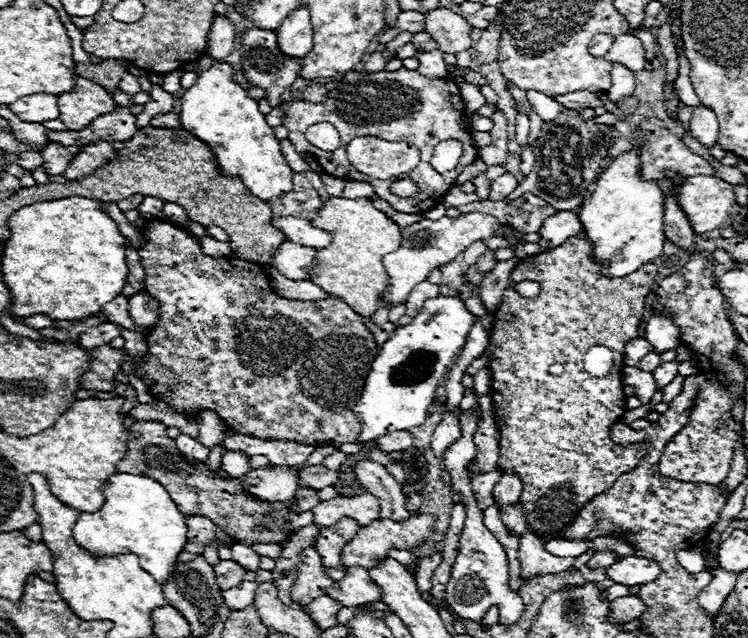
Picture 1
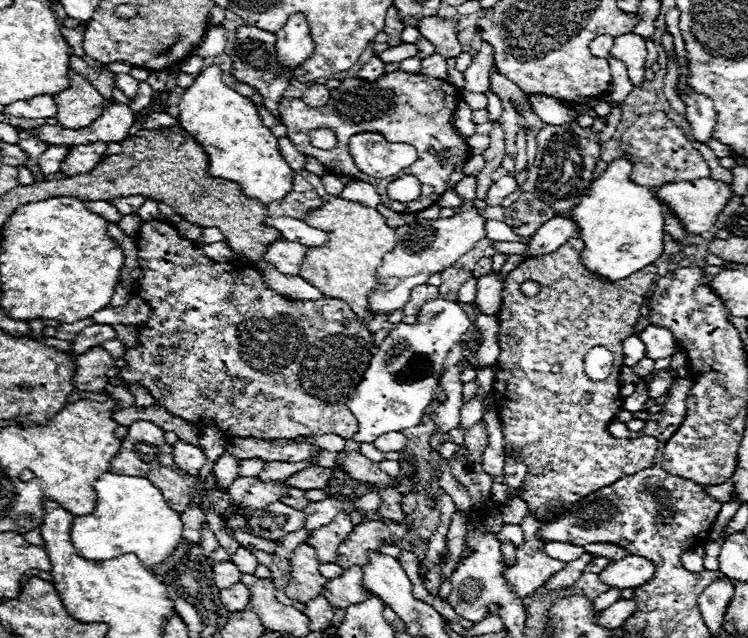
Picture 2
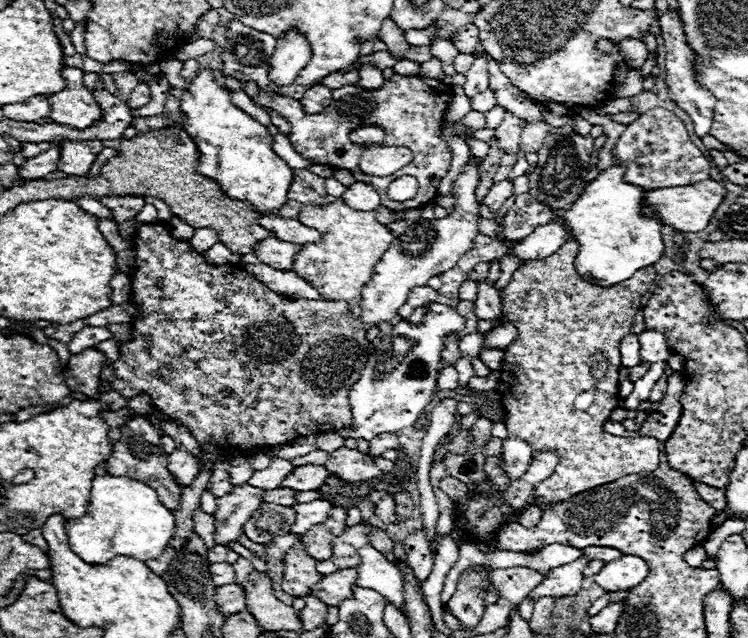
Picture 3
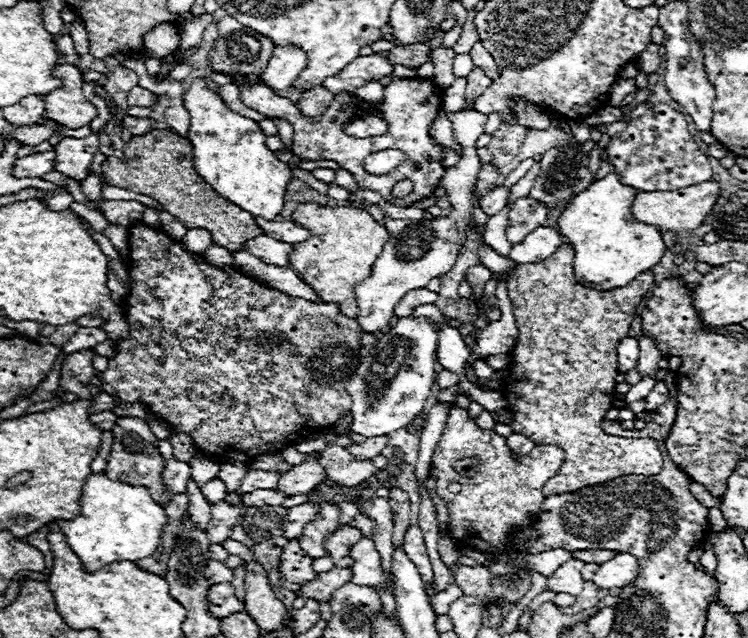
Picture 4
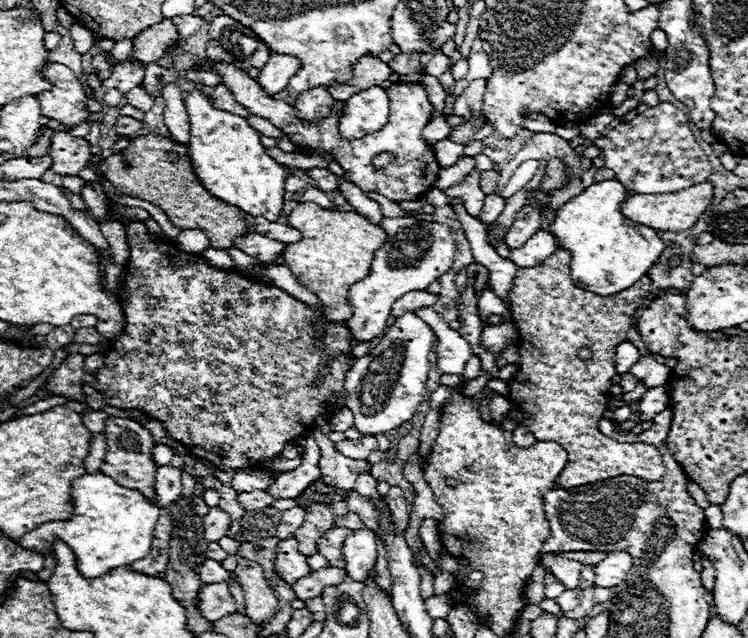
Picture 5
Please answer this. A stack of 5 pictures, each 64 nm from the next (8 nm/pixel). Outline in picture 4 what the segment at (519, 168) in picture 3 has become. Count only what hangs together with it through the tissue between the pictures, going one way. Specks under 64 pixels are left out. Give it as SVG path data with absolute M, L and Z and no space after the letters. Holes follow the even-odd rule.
M524 160L524 162L520 162L520 164L510 172L510 176L504 180L504 184L502 184L502 186L512 188L520 178L524 178L524 176L528 174L528 170L534 166L534 162L536 162L536 160Z

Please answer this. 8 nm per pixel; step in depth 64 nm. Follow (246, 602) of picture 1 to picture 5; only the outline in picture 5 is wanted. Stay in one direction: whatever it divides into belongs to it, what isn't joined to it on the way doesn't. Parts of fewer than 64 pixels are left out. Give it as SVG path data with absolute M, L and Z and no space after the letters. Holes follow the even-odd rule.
M228 582L204 584L204 588L200 588L200 614L206 620L214 622L234 612L236 612L236 606L234 606L234 598L230 594Z

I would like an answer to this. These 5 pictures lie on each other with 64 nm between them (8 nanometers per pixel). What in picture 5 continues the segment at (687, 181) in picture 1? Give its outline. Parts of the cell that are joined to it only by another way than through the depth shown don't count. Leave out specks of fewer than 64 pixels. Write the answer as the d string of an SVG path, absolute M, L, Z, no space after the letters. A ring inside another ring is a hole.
M710 182L696 184L692 188L670 192L670 194L628 194L622 204L622 212L624 216L628 216L630 220L636 220L638 224L648 224L650 228L656 228L656 230L680 232L680 230L688 230L694 226L694 222L700 218L700 214L710 204L712 194L714 192L712 192Z

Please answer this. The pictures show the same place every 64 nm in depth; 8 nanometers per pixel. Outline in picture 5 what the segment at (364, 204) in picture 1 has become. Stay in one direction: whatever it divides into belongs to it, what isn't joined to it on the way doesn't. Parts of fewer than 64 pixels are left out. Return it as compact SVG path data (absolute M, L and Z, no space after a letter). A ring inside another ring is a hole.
M314 202L298 204L286 218L286 222L296 228L304 236L304 240L288 244L284 248L284 266L290 268L290 272L302 286L318 296L326 320L348 320L348 316L352 316L352 310L346 304L346 294L354 282L368 276L374 252L384 244L386 232L358 212L324 210Z

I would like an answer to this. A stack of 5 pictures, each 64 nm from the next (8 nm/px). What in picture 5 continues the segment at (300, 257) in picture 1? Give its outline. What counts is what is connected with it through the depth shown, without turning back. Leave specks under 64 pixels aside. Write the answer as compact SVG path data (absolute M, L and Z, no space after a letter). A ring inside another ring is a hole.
M250 232L250 234L236 238L234 248L242 250L244 254L248 254L248 256L252 256L264 264L264 262L272 262L272 260L280 258L286 244L278 244L276 240L268 240L266 236L258 236L258 234Z

